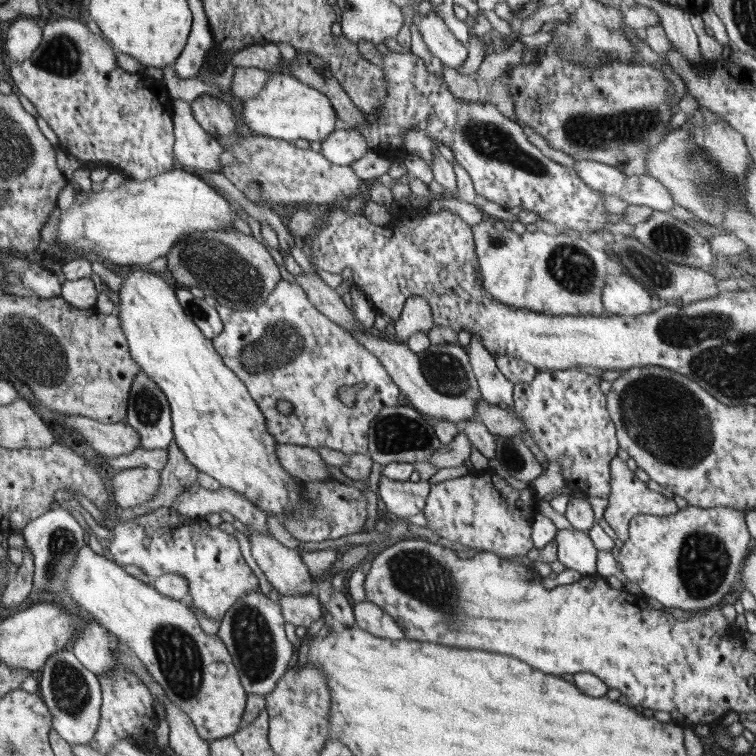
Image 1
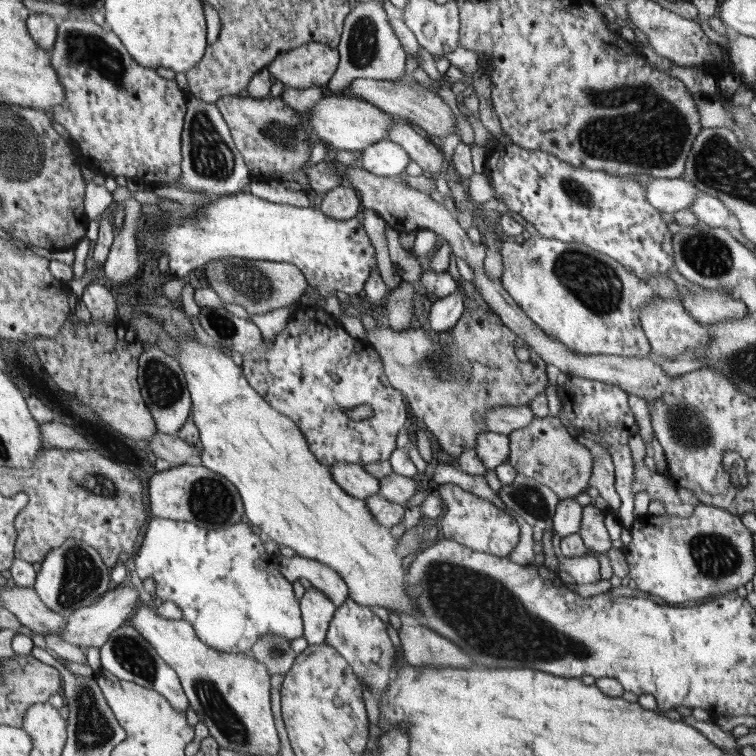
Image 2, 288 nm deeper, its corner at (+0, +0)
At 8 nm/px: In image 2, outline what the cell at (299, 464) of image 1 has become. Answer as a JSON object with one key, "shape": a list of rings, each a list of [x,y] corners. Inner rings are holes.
{"shape":[[[335,462],[327,466],[331,470],[331,476],[335,482],[353,498],[367,500],[367,496],[379,494],[379,478],[371,476],[363,466],[347,464],[347,462]]]}

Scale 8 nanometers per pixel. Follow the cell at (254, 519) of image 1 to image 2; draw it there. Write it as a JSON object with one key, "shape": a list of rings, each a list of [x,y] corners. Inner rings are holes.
{"shape":[[[295,554],[295,558],[279,556],[279,564],[281,564],[281,572],[287,578],[287,582],[297,582],[299,578],[309,580],[311,586],[321,590],[333,602],[335,608],[343,606],[345,600],[349,598],[345,580],[335,570],[331,570],[329,566],[325,566],[321,562],[315,562],[315,560]]]}

